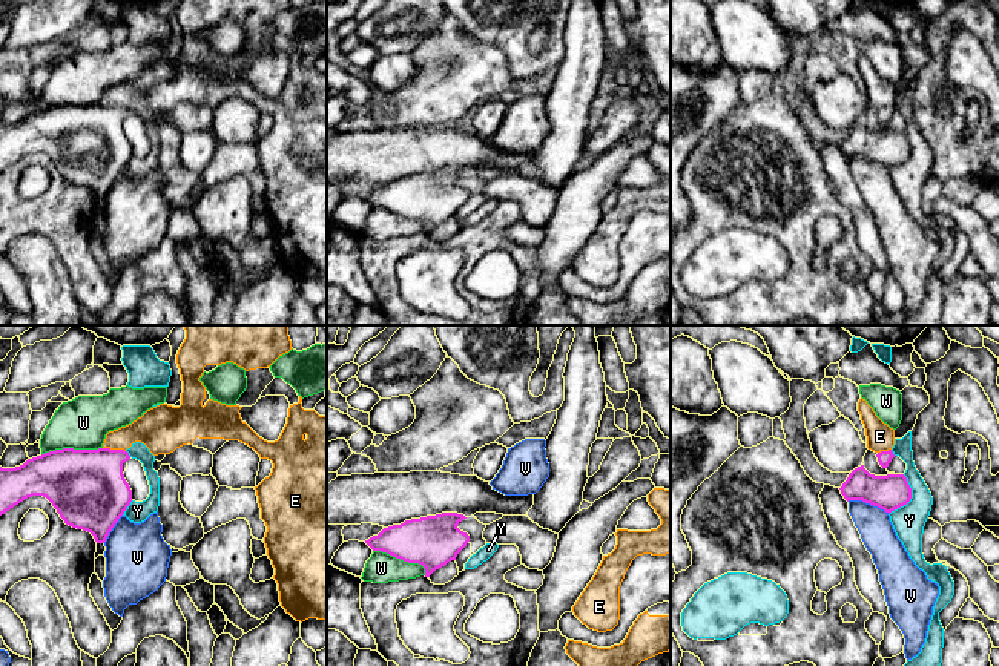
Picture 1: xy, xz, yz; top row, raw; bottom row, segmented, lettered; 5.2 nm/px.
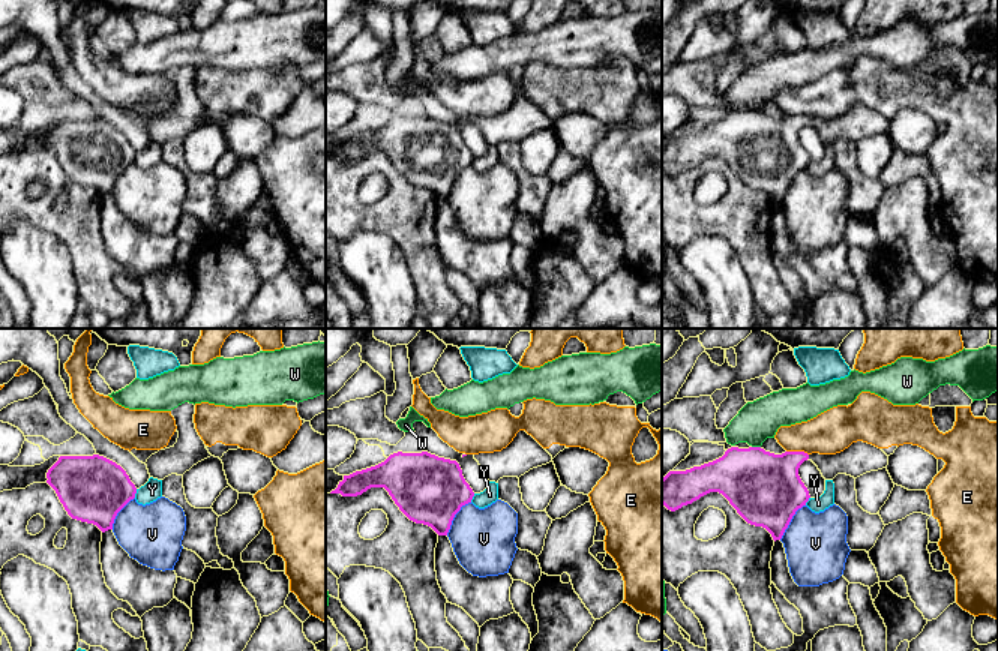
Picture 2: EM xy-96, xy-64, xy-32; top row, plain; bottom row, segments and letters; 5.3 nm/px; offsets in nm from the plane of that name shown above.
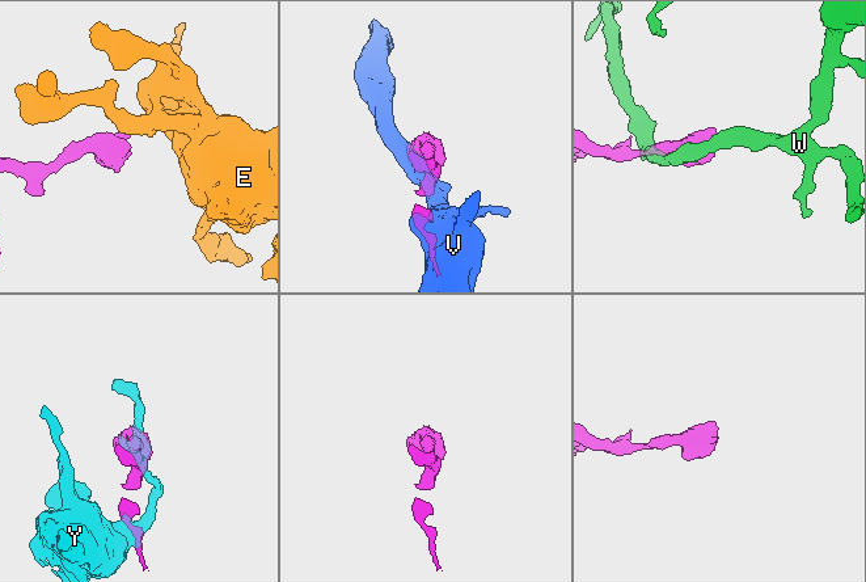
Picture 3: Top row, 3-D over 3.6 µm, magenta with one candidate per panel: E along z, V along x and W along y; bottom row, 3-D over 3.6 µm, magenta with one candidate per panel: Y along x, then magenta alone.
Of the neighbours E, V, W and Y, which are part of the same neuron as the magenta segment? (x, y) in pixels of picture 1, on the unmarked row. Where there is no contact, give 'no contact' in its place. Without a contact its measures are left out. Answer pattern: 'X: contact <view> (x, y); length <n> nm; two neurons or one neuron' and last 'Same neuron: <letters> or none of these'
E: contact xy (114, 106); length 120 nm; two neurons
V: contact yz (869, 158); length 240 nm; two neurons
W: contact xy (71, 105); length 320 nm; two neurons
Y: contact yz (910, 154); length 240 nm; two neurons
Same neuron: none of these

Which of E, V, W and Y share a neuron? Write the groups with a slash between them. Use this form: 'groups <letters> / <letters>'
groups E / V / W / Y

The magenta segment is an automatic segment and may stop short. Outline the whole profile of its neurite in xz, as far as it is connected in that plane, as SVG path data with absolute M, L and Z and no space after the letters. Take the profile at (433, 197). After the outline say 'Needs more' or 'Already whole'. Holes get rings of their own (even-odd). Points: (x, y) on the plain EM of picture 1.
M442 169L405 176L401 181L384 184L365 199L373 207L387 209L408 219L425 224L425 233L456 216L470 198L470 192L457 184L467 175L457 169Z. Already whole

